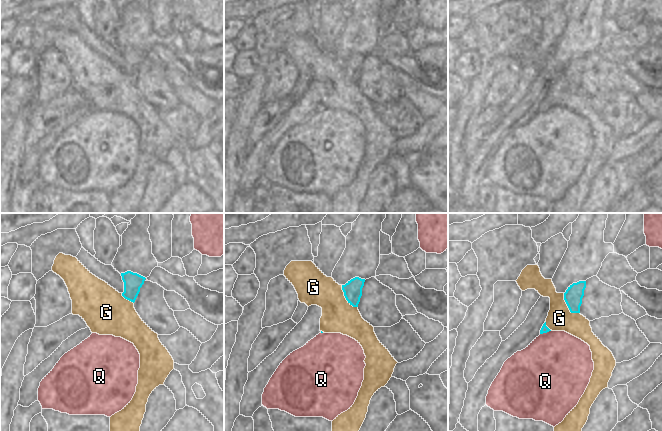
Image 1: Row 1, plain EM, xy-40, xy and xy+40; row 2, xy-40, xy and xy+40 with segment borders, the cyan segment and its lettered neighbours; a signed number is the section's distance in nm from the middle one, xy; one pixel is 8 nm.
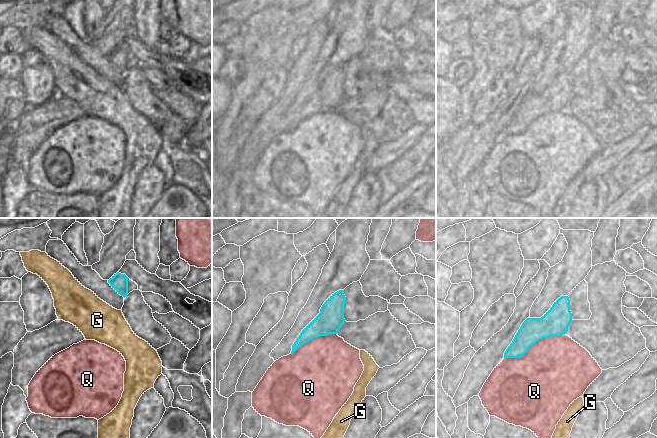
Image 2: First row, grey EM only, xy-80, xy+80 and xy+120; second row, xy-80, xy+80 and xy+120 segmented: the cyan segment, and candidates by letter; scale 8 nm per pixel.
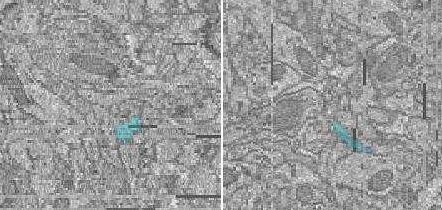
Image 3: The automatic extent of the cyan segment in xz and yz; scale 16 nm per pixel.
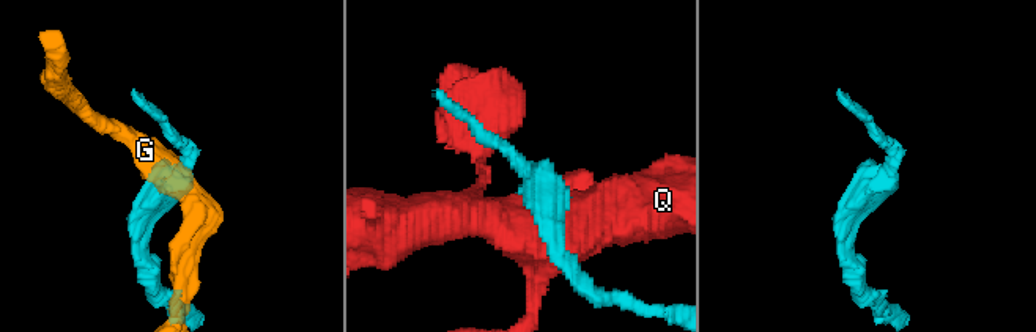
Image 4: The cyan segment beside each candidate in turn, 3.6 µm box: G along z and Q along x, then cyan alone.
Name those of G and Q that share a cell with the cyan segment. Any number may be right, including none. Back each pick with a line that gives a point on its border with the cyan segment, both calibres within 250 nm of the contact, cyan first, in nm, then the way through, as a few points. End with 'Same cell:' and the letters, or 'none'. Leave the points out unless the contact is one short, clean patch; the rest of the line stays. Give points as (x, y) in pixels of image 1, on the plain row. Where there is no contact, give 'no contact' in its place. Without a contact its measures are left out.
Same cell: none

